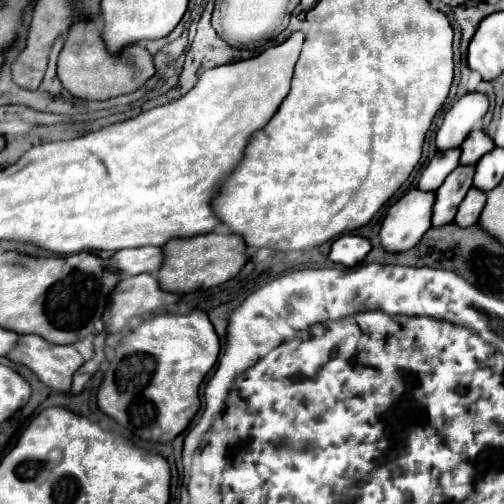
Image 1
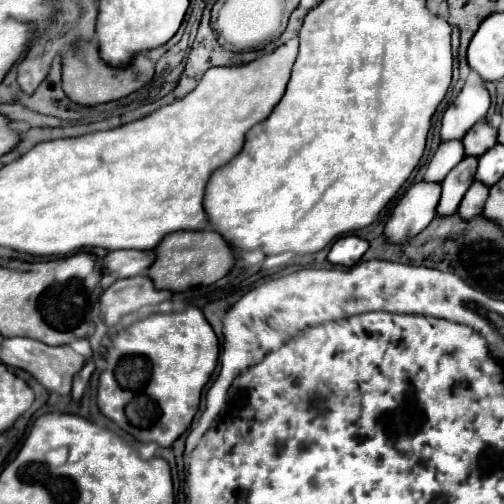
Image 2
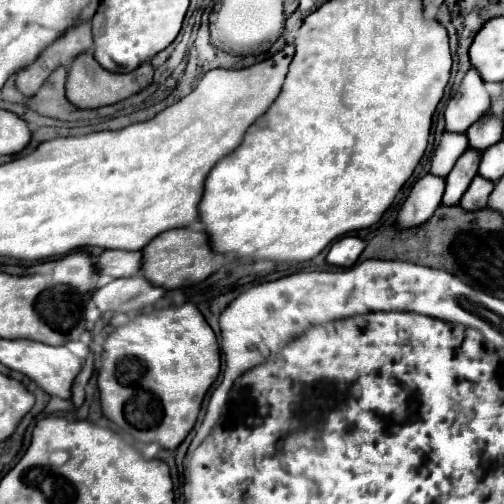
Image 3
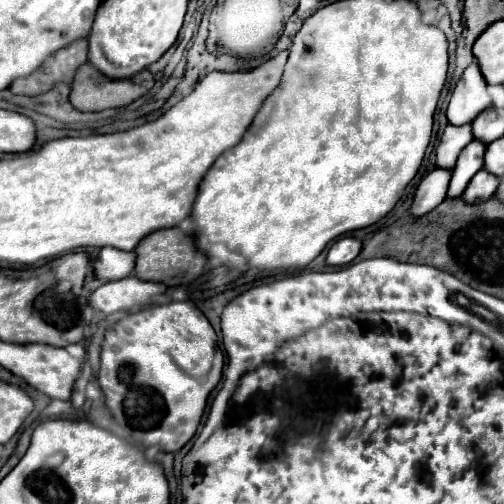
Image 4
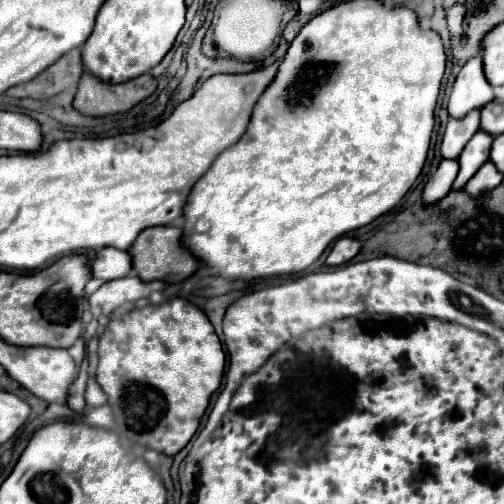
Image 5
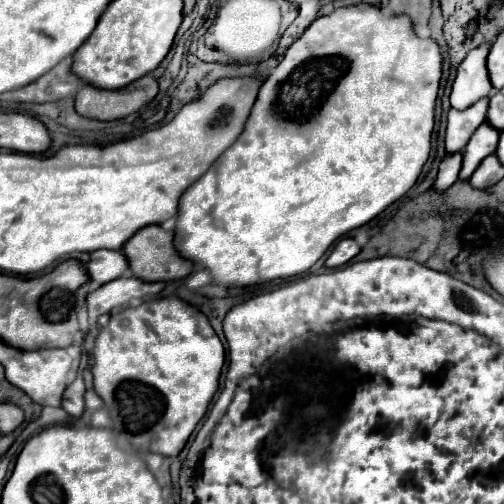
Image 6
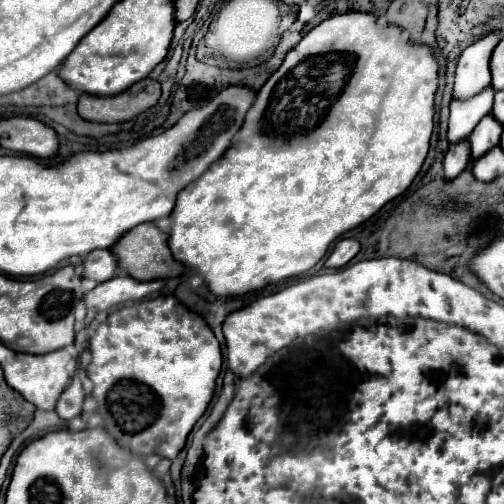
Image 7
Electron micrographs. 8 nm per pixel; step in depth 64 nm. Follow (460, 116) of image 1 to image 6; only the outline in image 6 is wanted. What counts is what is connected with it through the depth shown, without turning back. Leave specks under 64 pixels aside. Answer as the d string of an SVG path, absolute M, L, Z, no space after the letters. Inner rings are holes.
M482 44L472 48L456 72L456 82L452 86L450 104L458 110L472 106L476 100L492 94L490 76L486 70L486 58L490 52L490 44Z

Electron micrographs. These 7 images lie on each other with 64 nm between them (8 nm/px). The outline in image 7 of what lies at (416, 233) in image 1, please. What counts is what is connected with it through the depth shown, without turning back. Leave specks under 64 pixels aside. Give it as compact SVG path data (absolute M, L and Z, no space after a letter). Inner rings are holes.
M462 140L460 144L450 144L450 150L446 152L444 158L444 178L452 180L456 178L462 170L470 166L472 152L470 152L470 142Z

